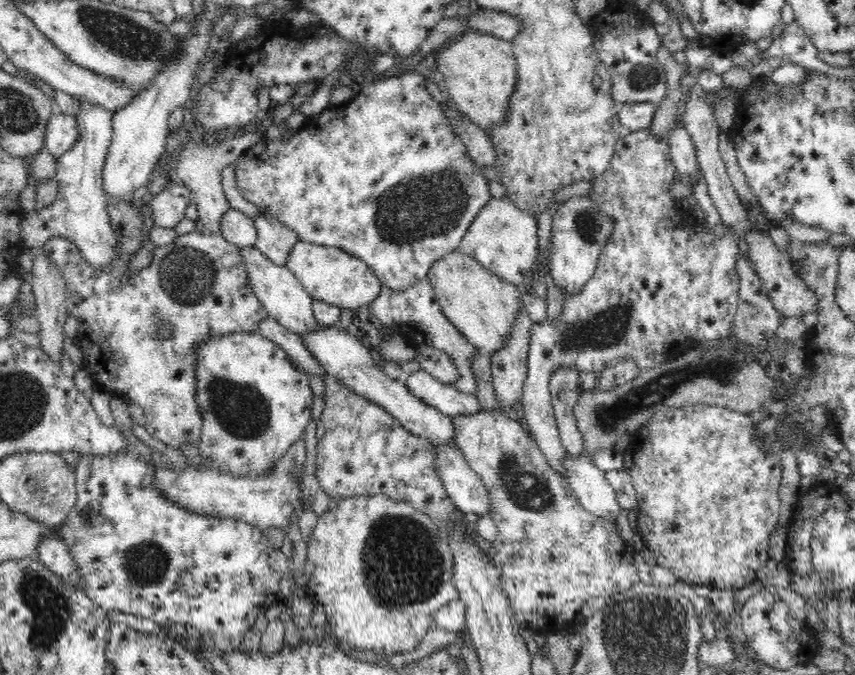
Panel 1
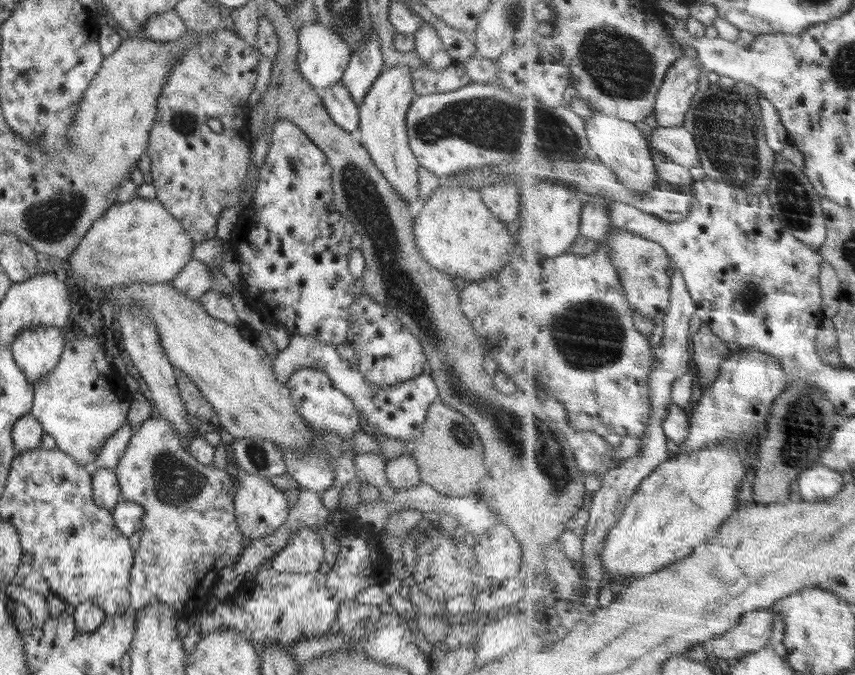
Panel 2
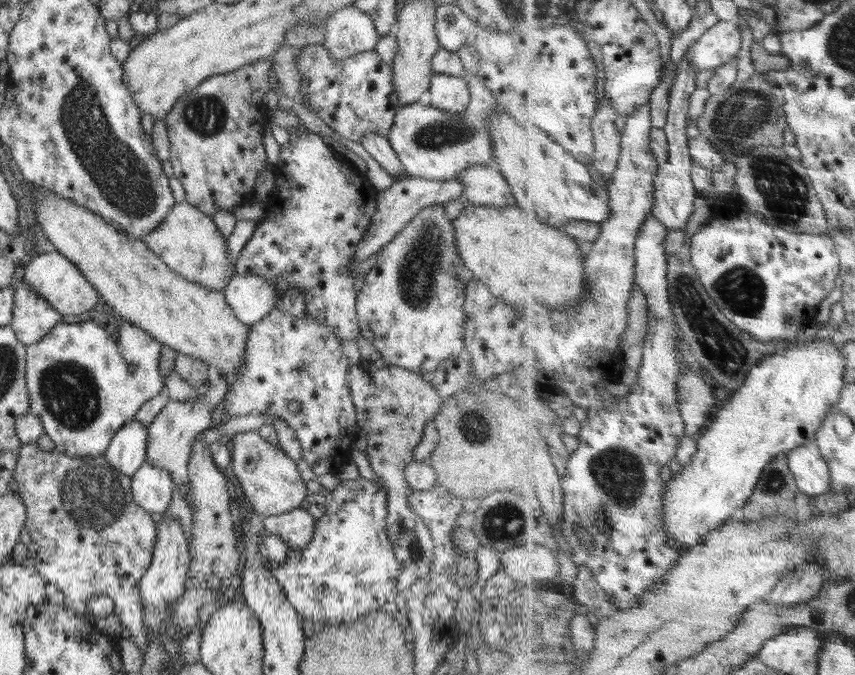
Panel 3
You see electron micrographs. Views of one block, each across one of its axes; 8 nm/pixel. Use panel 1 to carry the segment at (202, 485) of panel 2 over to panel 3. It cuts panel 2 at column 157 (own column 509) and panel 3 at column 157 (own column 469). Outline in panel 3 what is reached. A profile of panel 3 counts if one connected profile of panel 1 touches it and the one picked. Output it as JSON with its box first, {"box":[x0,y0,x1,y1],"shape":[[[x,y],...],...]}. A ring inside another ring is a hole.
{"box":[145,377,230,512],"shape":[[[221,377],[218,384],[208,382],[208,387],[200,391],[200,397],[196,397],[192,401],[178,402],[169,400],[147,427],[148,450],[146,450],[145,462],[154,466],[158,465],[158,467],[170,471],[170,475],[174,479],[173,493],[184,491],[186,493],[186,501],[191,506],[192,512],[194,504],[192,504],[192,490],[190,490],[190,480],[188,480],[187,474],[190,452],[192,452],[192,442],[205,429],[212,426],[212,412],[225,399],[229,386],[230,383],[228,383],[227,378]]]}

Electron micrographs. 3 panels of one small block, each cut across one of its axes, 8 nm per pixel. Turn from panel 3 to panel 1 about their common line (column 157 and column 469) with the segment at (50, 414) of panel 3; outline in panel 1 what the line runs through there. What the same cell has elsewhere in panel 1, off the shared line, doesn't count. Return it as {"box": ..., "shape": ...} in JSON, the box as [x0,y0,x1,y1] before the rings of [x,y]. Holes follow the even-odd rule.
{"box":[368,279,478,394],"shape":[[[420,279],[411,284],[404,292],[382,288],[381,294],[368,308],[371,310],[373,319],[383,327],[395,326],[399,334],[414,346],[428,345],[443,350],[455,362],[458,367],[460,378],[453,382],[453,387],[464,394],[476,392],[475,375],[472,373],[471,365],[474,354],[478,354],[478,347],[470,343],[460,331],[446,318],[438,300],[435,298],[432,283],[426,279]]]}

